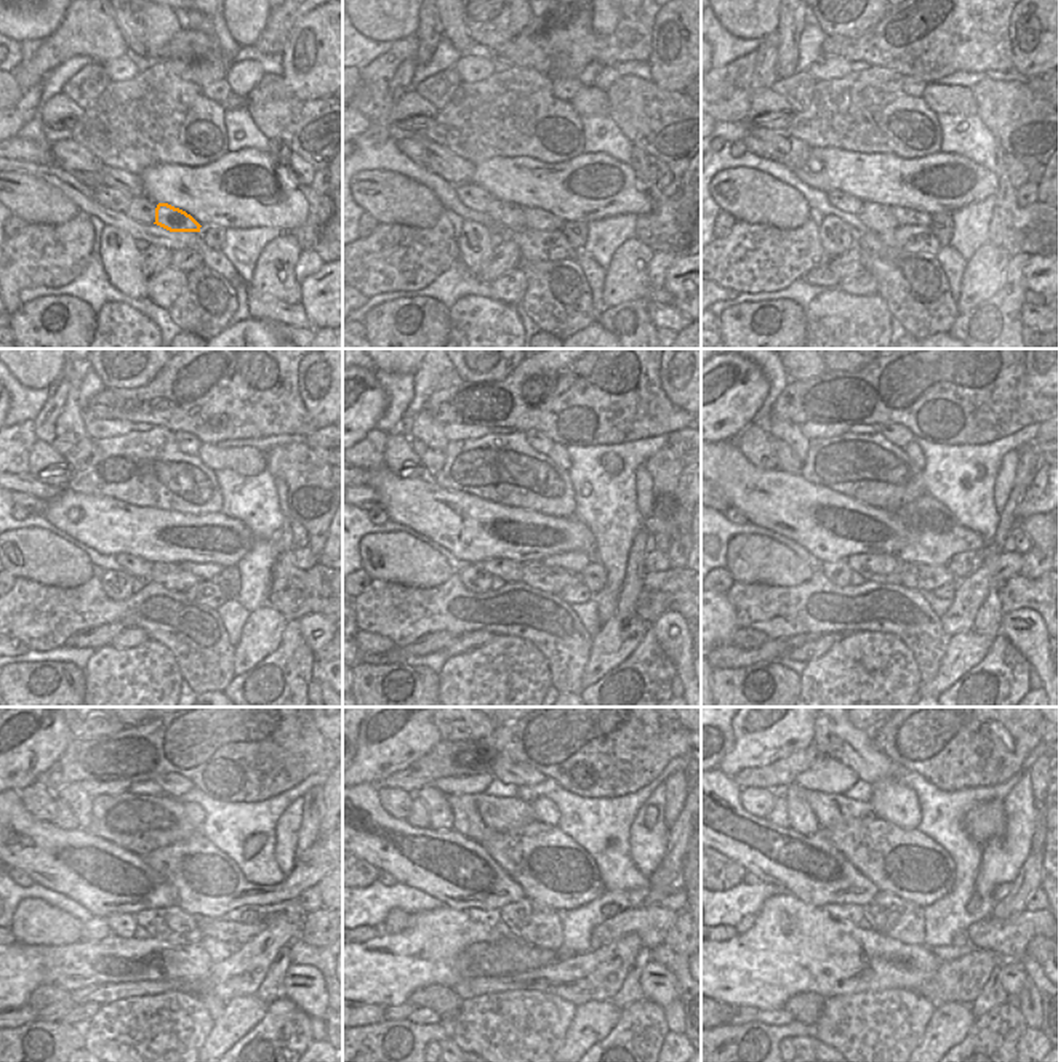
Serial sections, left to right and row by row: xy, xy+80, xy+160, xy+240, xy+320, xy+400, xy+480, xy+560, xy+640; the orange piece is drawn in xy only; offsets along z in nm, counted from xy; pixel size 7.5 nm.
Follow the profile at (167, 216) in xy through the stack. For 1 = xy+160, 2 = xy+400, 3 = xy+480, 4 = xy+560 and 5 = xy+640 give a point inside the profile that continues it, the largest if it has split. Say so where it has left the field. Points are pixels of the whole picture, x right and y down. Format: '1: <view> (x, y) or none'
1: xy+160 (906, 216)
2: xy+400 (933, 536)
3: xy+480 (207, 883)
4: xy+560 (554, 870)
5: xy+640 (906, 862)

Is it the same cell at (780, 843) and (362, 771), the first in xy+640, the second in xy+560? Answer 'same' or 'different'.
different

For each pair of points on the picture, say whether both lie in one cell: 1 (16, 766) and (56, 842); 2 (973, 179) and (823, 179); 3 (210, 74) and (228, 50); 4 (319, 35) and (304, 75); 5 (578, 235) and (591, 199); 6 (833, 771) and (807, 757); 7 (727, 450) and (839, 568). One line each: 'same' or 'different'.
1: different
2: same
3: different
4: same
5: different
6: different
7: different

